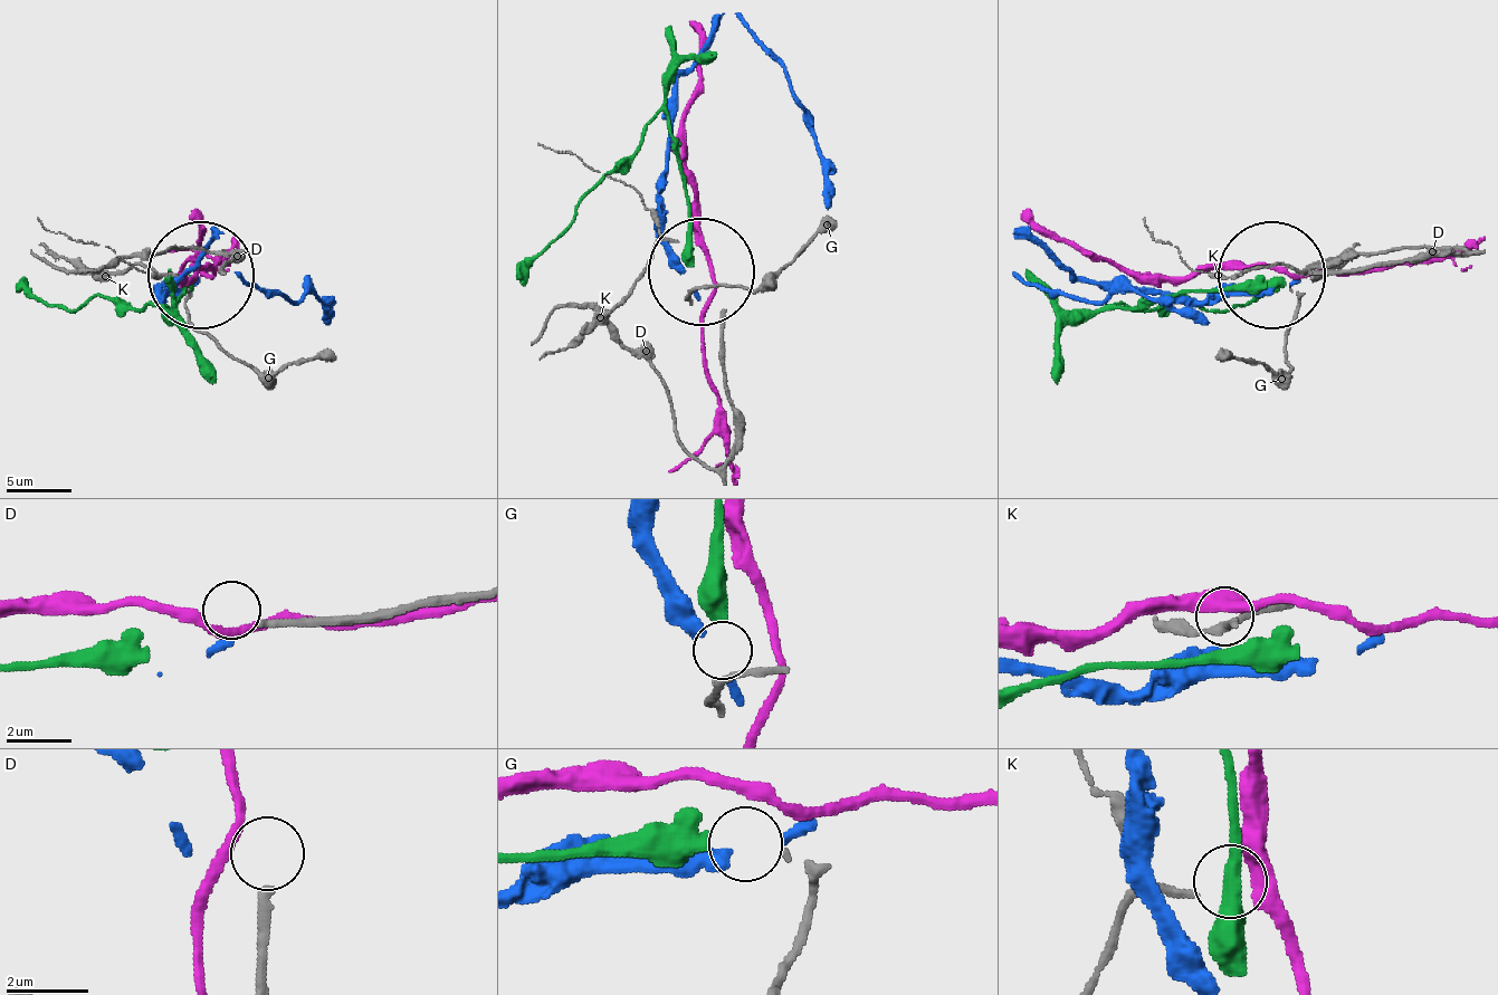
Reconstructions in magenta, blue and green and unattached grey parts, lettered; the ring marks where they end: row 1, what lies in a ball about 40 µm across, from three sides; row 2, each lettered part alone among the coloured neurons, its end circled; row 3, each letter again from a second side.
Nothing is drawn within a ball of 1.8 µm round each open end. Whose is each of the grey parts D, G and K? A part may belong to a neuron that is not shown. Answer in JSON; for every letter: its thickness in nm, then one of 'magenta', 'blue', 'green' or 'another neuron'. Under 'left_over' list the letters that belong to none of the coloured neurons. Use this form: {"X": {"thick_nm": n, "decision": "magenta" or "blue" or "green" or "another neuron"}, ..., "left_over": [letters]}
{"D": {"thick_nm": 260, "decision": "another neuron"}, "G": {"thick_nm": 80, "decision": "green"}, "K": {"thick_nm": 160, "decision": "magenta"}, "left_over": ["D"]}

